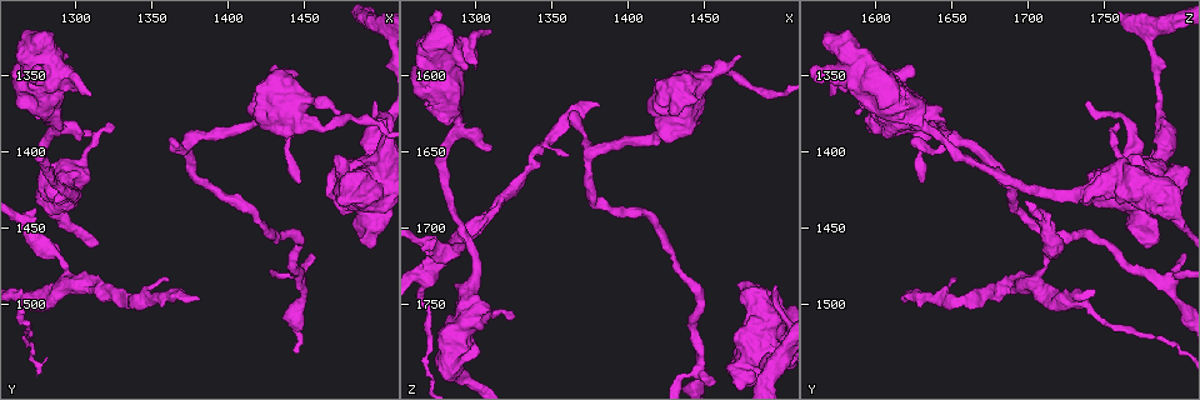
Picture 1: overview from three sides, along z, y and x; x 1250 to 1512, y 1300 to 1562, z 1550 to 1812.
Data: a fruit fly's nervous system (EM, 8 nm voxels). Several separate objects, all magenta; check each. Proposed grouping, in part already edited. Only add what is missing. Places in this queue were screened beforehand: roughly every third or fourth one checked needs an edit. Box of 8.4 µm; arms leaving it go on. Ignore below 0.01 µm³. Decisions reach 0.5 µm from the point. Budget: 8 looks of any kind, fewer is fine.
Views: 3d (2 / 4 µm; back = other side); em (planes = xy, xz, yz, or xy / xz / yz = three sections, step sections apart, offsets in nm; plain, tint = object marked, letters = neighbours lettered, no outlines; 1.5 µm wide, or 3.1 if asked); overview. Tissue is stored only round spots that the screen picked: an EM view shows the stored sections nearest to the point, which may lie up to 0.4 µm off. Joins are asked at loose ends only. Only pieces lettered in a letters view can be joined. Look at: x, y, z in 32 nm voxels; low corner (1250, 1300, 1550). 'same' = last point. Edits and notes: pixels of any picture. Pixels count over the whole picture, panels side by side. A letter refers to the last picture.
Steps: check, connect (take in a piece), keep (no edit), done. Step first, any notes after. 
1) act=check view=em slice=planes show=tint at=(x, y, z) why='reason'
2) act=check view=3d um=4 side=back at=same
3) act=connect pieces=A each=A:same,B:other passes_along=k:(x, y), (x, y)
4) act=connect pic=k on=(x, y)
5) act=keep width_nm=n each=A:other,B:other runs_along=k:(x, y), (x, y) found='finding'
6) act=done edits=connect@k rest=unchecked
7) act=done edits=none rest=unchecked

act=check view=3d um=4 at=(1474, 1374, 1586) why='free end'

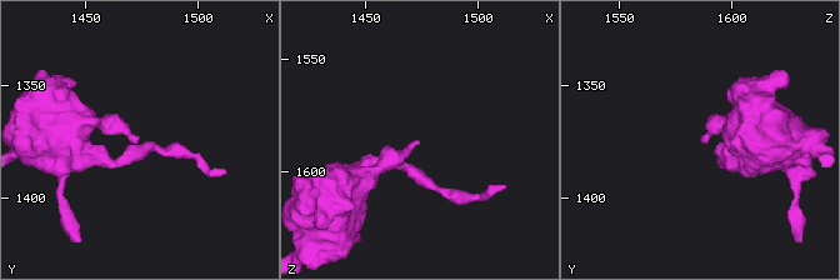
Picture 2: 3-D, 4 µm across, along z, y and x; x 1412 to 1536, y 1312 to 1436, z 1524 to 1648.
act=check view=em slice=planes show=plain at=(1472, 1374, 1587) why='now the EM'

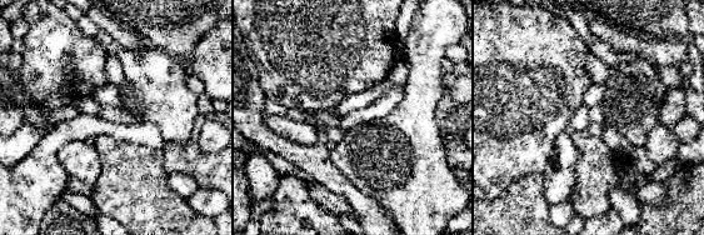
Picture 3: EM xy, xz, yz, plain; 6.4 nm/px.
act=check view=em slice=planes show=letters at=same

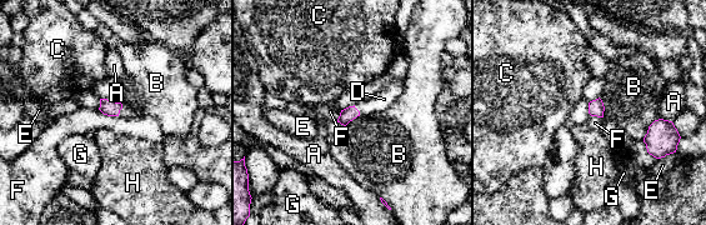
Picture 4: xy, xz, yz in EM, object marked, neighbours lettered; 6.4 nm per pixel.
act=connect pieces=D each=A:other,B:other,C:other,D:same,E:other,F:other,G:other,H:other passes_along=4:(109, 108), (120, 109), (126, 111) found='it goes on there'

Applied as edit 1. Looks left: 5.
act=check view=overview why='redraw'

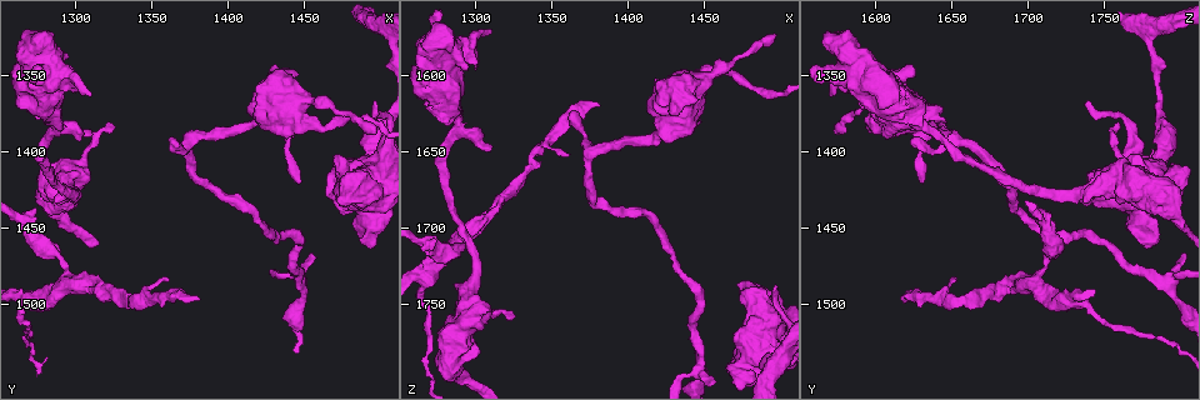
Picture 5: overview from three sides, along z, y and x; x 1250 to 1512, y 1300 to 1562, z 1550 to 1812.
act=check view=em slice=xy step=4 show=letters at=(1310, 1388, 1648) why='branch stops here'

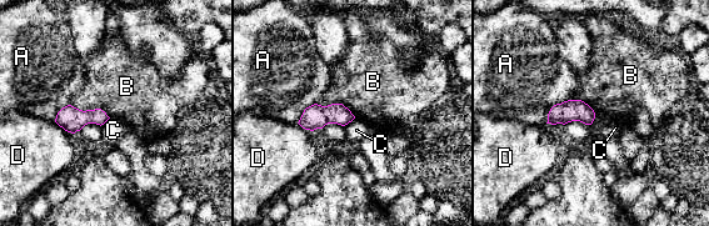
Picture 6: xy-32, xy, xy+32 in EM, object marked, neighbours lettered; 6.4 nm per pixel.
act=check view=em slice=planes show=letters at=same

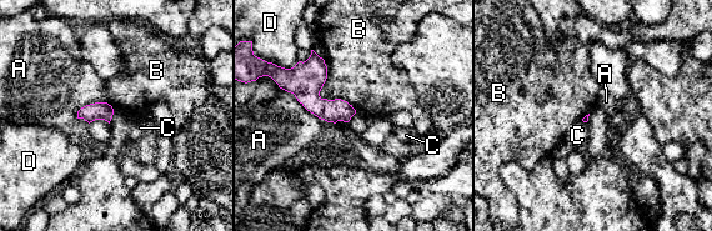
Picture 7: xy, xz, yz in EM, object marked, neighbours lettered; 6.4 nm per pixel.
act=keep longest_contact=B:400nm each=A:other,B:other,C:other,D:other found='none of them fits'

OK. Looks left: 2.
act=check view=em slice=planes show=letters at=(1360, 1482, 1652) why='free end'

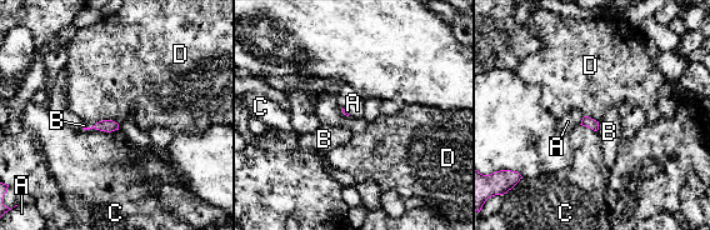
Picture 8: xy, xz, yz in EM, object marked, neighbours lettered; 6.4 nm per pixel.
act=keep longest_contact=C:190nm each=A:other,B:other,C:other,D:other found='no lettered piece goes on from it'

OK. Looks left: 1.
act=done edits=connect@4 rest=unchecked

